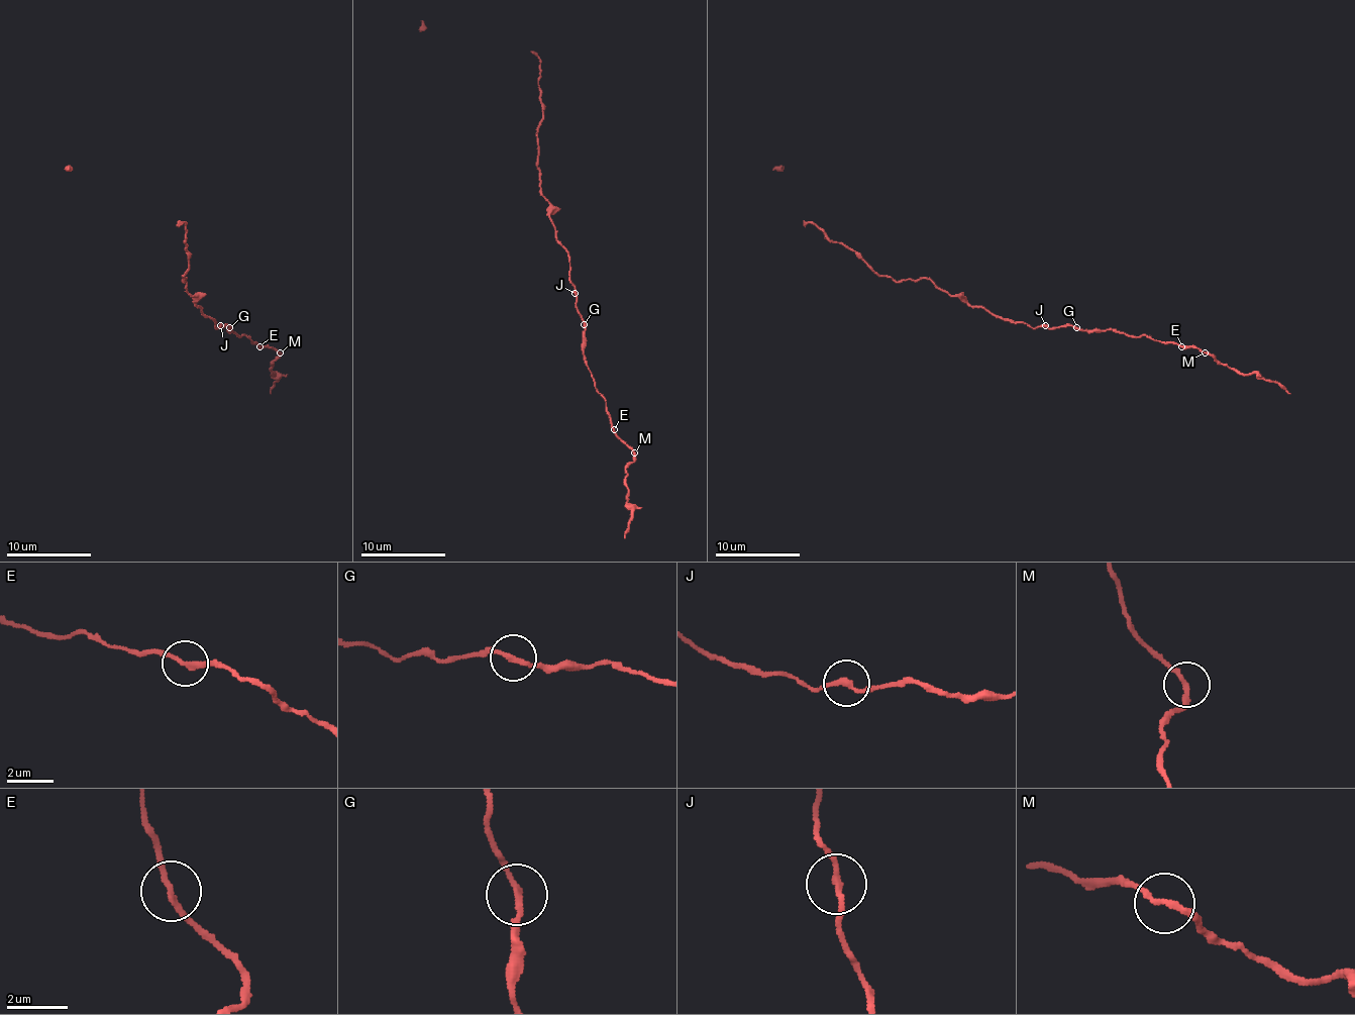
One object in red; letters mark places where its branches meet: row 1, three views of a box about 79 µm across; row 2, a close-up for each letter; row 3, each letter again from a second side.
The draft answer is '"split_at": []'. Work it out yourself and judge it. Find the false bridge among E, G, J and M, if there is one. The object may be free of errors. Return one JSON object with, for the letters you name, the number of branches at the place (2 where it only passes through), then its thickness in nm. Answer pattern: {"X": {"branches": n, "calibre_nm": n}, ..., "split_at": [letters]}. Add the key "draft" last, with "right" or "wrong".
{"split_at": [], "draft": "right"}

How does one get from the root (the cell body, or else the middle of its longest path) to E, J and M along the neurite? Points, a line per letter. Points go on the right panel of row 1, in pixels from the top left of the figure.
E: (992, 312), (1005, 321), (1032, 327), (1115, 329), (1125, 335), (1148, 335), (1181, 346)
J: (992, 312), (1011, 323), (1028, 323), (1032, 327), (1045, 325)
M: (992, 312), (1005, 321), (1032, 327), (1115, 329), (1125, 335), (1148, 335), (1196, 346), (1205, 352)

